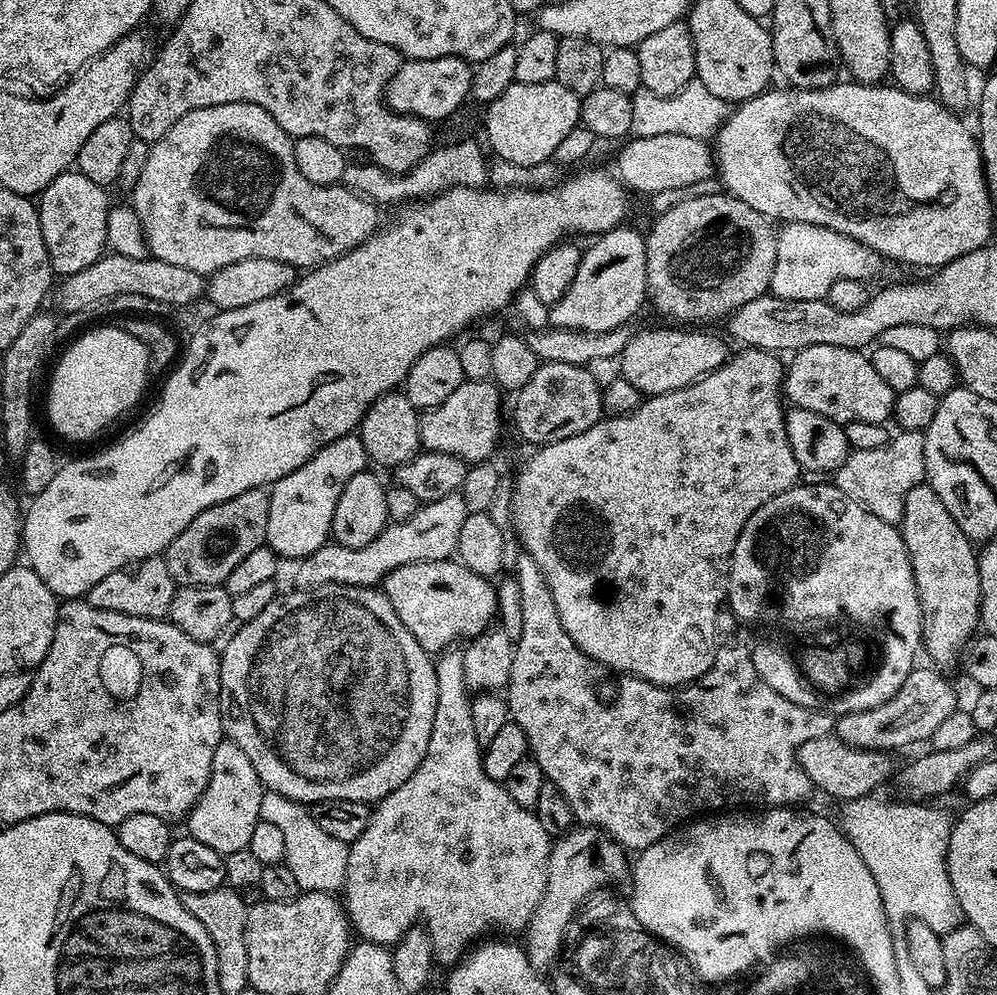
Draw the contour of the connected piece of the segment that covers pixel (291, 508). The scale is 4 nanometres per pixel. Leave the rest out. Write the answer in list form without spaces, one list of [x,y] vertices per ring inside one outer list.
[[[349,434],[322,446],[298,470],[286,474],[268,492],[270,514],[266,522],[266,544],[285,561],[299,562],[329,543],[332,534],[334,506],[354,474],[365,471],[370,461],[359,435]]]

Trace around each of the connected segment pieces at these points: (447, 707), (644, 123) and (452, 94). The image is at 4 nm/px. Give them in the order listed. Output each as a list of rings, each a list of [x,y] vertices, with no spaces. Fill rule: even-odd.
[[[445,650],[435,657],[438,702],[434,710],[434,730],[430,730],[430,746],[426,746],[426,754],[418,770],[414,770],[414,774],[410,774],[410,778],[406,778],[406,782],[398,786],[398,790],[383,796],[372,808],[372,817],[366,830],[362,830],[362,834],[348,849],[346,878],[342,889],[342,903],[348,913],[349,925],[354,929],[355,935],[356,932],[360,935],[357,937],[361,941],[394,946],[411,928],[420,925],[426,929],[432,943],[435,963],[448,964],[447,966],[459,964],[469,949],[489,934],[523,933],[527,929],[528,922],[546,890],[548,859],[553,846],[553,841],[546,834],[546,830],[542,830],[542,822],[538,822],[535,811],[518,806],[518,802],[514,802],[514,798],[510,798],[510,794],[504,789],[503,783],[486,774],[482,759],[482,745],[478,742],[478,734],[474,734],[474,718],[470,714],[472,696],[466,686],[466,674],[462,668],[463,657],[463,651],[460,650]]]
[[[695,78],[673,96],[659,96],[654,94],[654,90],[641,86],[637,92],[631,93],[631,97],[634,117],[631,131],[633,137],[654,138],[658,134],[686,134],[686,138],[708,140],[715,137],[720,131],[720,125],[730,115],[729,105],[724,102],[710,102],[702,82]]]
[[[457,56],[433,60],[405,59],[398,74],[390,78],[388,88],[384,91],[384,100],[400,116],[417,116],[419,120],[439,122],[454,114],[454,110],[465,107],[472,90],[473,75],[473,65]]]

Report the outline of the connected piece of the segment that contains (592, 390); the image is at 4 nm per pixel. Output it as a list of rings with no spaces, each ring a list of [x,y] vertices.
[[[544,362],[538,370],[534,370],[534,378],[530,378],[530,382],[526,382],[526,386],[522,386],[519,392],[515,393],[516,400],[516,428],[520,431],[520,436],[524,440],[529,440],[532,446],[543,446],[553,444],[554,442],[562,442],[562,438],[574,438],[574,434],[582,434],[582,430],[590,430],[590,426],[594,426],[604,416],[604,393],[602,391],[601,381],[596,381],[591,376],[587,367],[579,364],[567,364],[566,362]]]

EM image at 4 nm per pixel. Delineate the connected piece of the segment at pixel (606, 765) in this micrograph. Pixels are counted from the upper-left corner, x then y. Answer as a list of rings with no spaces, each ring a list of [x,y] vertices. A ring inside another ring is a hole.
[[[527,554],[520,555],[514,569],[514,578],[518,582],[518,590],[522,590],[522,636],[514,641],[512,649],[512,665],[506,689],[508,715],[511,723],[522,726],[531,759],[538,762],[538,766],[544,772],[544,779],[554,782],[558,790],[562,790],[566,802],[570,802],[573,817],[581,825],[599,828],[601,832],[608,833],[621,848],[629,853],[639,854],[645,848],[654,846],[654,842],[658,842],[669,832],[701,814],[712,814],[717,810],[732,810],[737,806],[800,806],[803,805],[800,804],[803,800],[811,798],[814,785],[809,780],[788,779],[791,778],[792,771],[794,773],[797,771],[796,751],[802,746],[802,742],[810,742],[810,738],[829,735],[834,728],[833,717],[823,710],[815,712],[815,707],[812,706],[797,706],[795,702],[782,698],[782,694],[778,694],[771,686],[766,686],[766,682],[758,678],[758,670],[754,670],[754,660],[747,647],[743,648],[740,644],[721,643],[705,676],[678,688],[660,688],[657,684],[639,680],[636,676],[606,674],[604,665],[591,660],[573,642],[570,634],[566,634],[566,626],[562,626],[558,618],[554,598],[550,594],[548,583],[538,562],[534,562],[534,558],[530,558]]]

